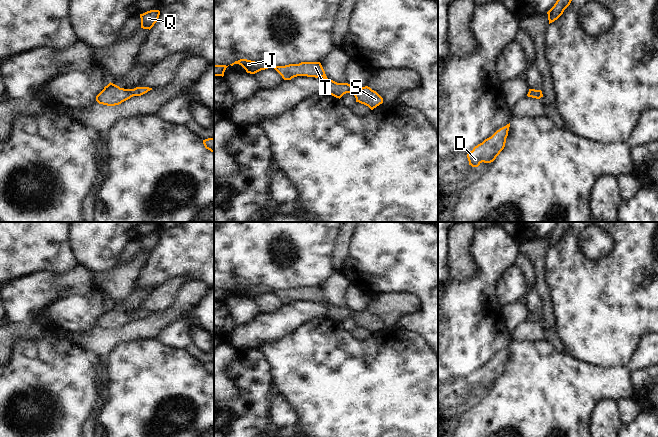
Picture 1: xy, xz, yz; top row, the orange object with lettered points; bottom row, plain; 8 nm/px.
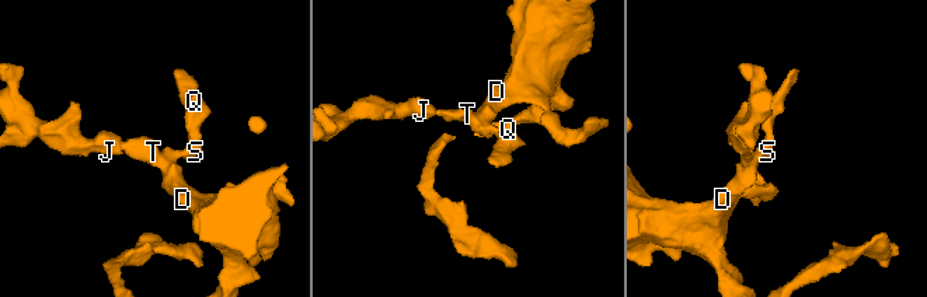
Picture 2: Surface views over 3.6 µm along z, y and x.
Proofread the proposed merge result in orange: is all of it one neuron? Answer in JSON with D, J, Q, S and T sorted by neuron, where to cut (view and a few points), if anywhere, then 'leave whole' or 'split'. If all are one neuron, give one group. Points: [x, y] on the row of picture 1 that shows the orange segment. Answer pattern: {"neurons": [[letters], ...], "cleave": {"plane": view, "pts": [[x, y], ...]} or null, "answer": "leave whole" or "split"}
{"neurons": [["D", "J", "Q", "S", "T"]], "cleave": null, "answer": "leave whole"}

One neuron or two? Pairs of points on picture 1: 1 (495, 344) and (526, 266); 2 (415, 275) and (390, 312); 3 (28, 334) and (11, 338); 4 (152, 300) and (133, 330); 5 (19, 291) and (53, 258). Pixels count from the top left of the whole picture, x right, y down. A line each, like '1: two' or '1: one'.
1: two
2: two
3: one
4: two
5: two

